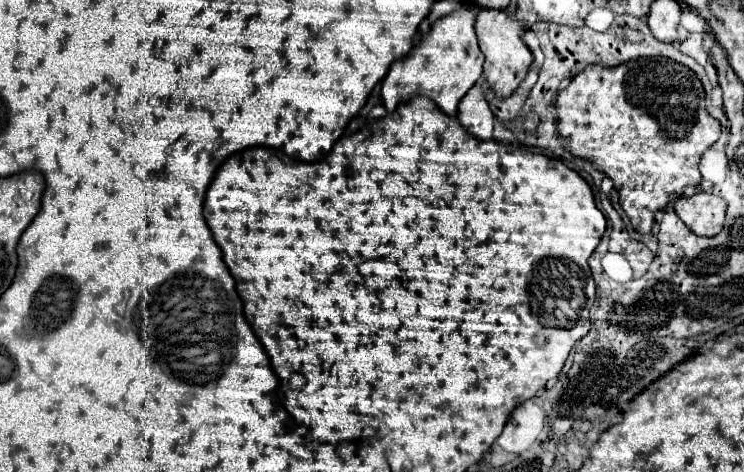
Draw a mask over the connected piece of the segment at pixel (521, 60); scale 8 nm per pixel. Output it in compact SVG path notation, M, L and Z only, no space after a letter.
M480 9L478 17L476 17L476 23L474 23L474 29L476 29L480 51L486 57L484 71L486 71L488 85L492 87L492 91L498 97L512 95L512 91L518 87L518 83L526 77L526 71L532 63L532 53L520 39L520 33L524 31L524 25L518 23L512 15L508 15L504 11Z

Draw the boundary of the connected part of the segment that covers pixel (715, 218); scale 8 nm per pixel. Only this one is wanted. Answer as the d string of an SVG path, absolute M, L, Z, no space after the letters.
M698 191L692 197L676 201L676 213L690 231L704 237L714 237L724 227L726 201L714 193Z

